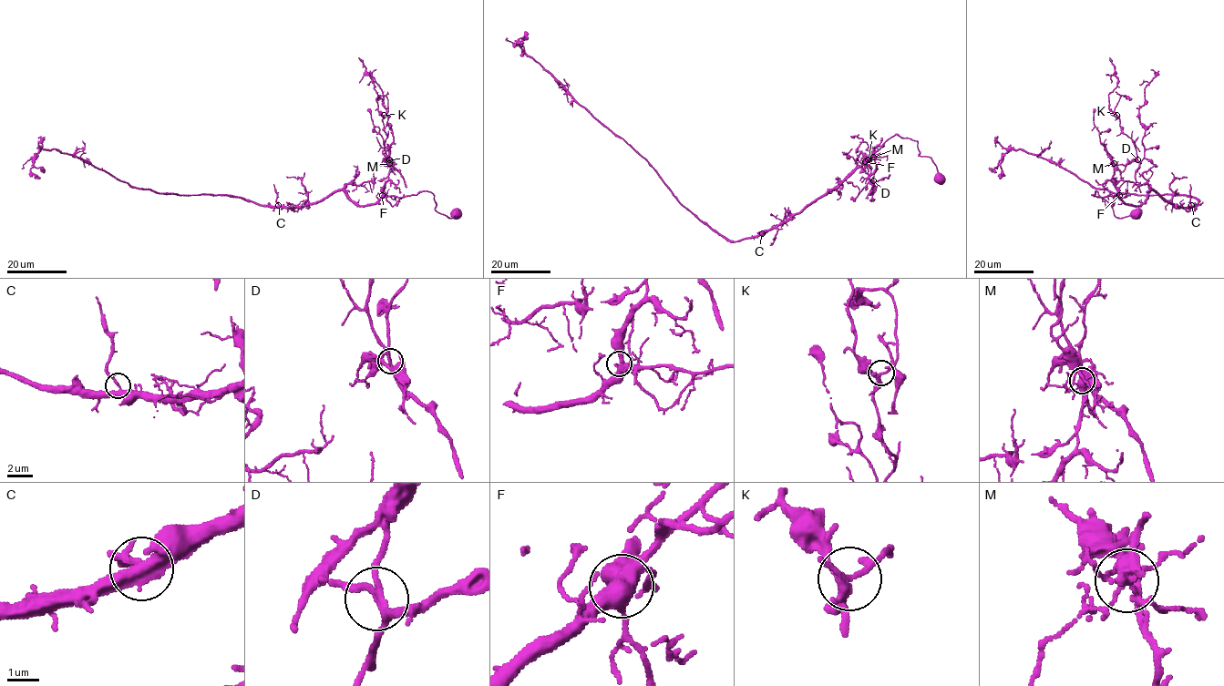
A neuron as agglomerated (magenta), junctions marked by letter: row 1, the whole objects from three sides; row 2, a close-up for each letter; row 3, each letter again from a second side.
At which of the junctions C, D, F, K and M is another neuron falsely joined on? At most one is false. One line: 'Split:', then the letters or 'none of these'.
Split: M

